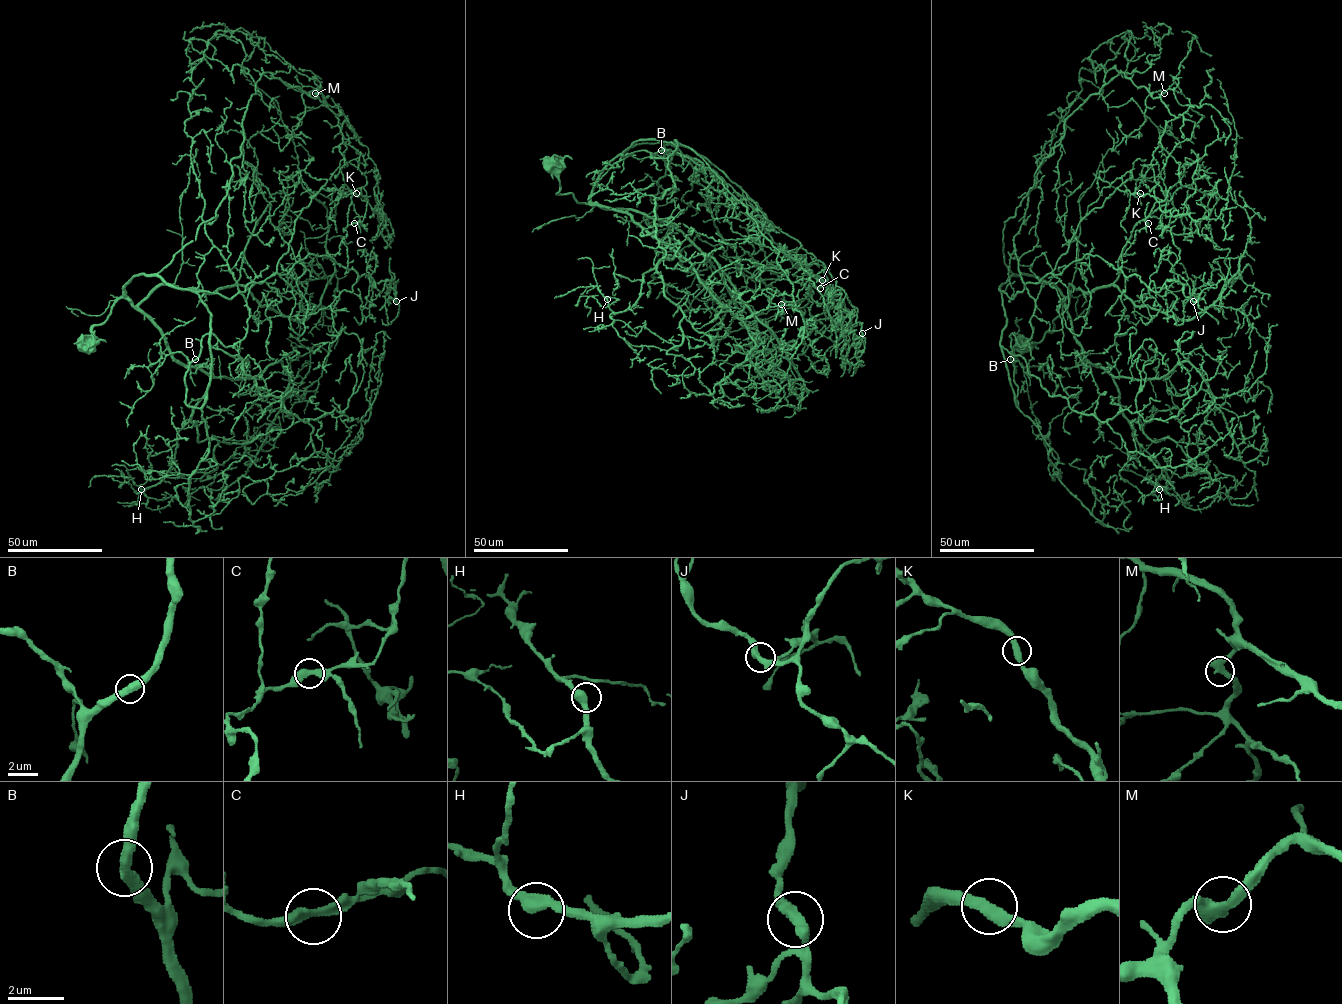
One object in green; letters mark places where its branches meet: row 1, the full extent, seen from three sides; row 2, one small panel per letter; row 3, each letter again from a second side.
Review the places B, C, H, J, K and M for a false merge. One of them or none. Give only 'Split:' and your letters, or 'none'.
Split: none

